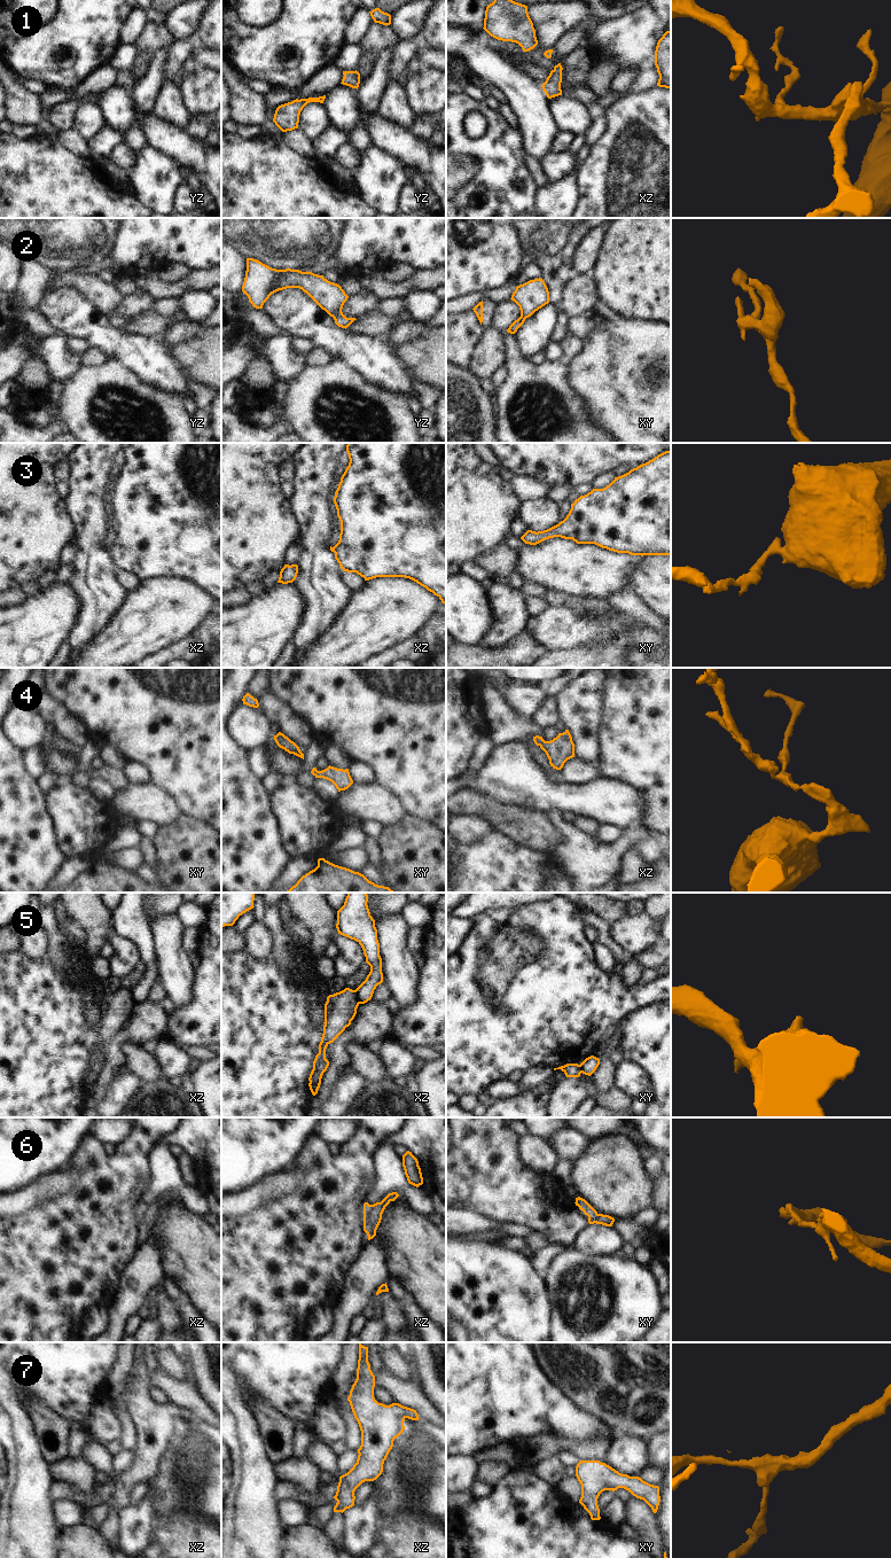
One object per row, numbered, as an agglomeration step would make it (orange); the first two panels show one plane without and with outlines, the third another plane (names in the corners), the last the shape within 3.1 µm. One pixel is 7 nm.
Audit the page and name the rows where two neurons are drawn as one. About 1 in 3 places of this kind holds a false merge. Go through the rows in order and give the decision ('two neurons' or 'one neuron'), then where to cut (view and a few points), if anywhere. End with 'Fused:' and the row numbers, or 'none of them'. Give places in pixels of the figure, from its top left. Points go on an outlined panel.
1: one neuron; no cut
2: one neuron; no cut
3: one neuron; no cut
4: one neuron; no cut
5: two neurons; cut in xz along (353, 990), (359, 1003)
6: two neurons; cut in xz along (373, 1205), (364, 1222)
7: one neuron; no cut
Fused: 5, 6

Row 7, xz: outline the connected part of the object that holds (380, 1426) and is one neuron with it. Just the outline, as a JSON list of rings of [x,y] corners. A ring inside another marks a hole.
[[[359,1342],[357,1379],[347,1401],[361,1431],[361,1446],[353,1467],[339,1477],[334,1512],[344,1512],[354,1505],[354,1491],[365,1481],[376,1480],[393,1441],[405,1430],[406,1418],[419,1420],[416,1410],[399,1403],[385,1405],[374,1397],[375,1376],[368,1362],[368,1347]]]

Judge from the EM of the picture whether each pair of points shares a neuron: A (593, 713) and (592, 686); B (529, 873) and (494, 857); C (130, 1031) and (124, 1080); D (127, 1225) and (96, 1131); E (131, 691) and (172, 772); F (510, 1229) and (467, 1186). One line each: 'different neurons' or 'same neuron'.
A: same neuron
B: same neuron
C: different neurons
D: different neurons
E: same neuron
F: different neurons

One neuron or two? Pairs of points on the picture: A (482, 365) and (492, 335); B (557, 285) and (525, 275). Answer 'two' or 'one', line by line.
A: one
B: two

